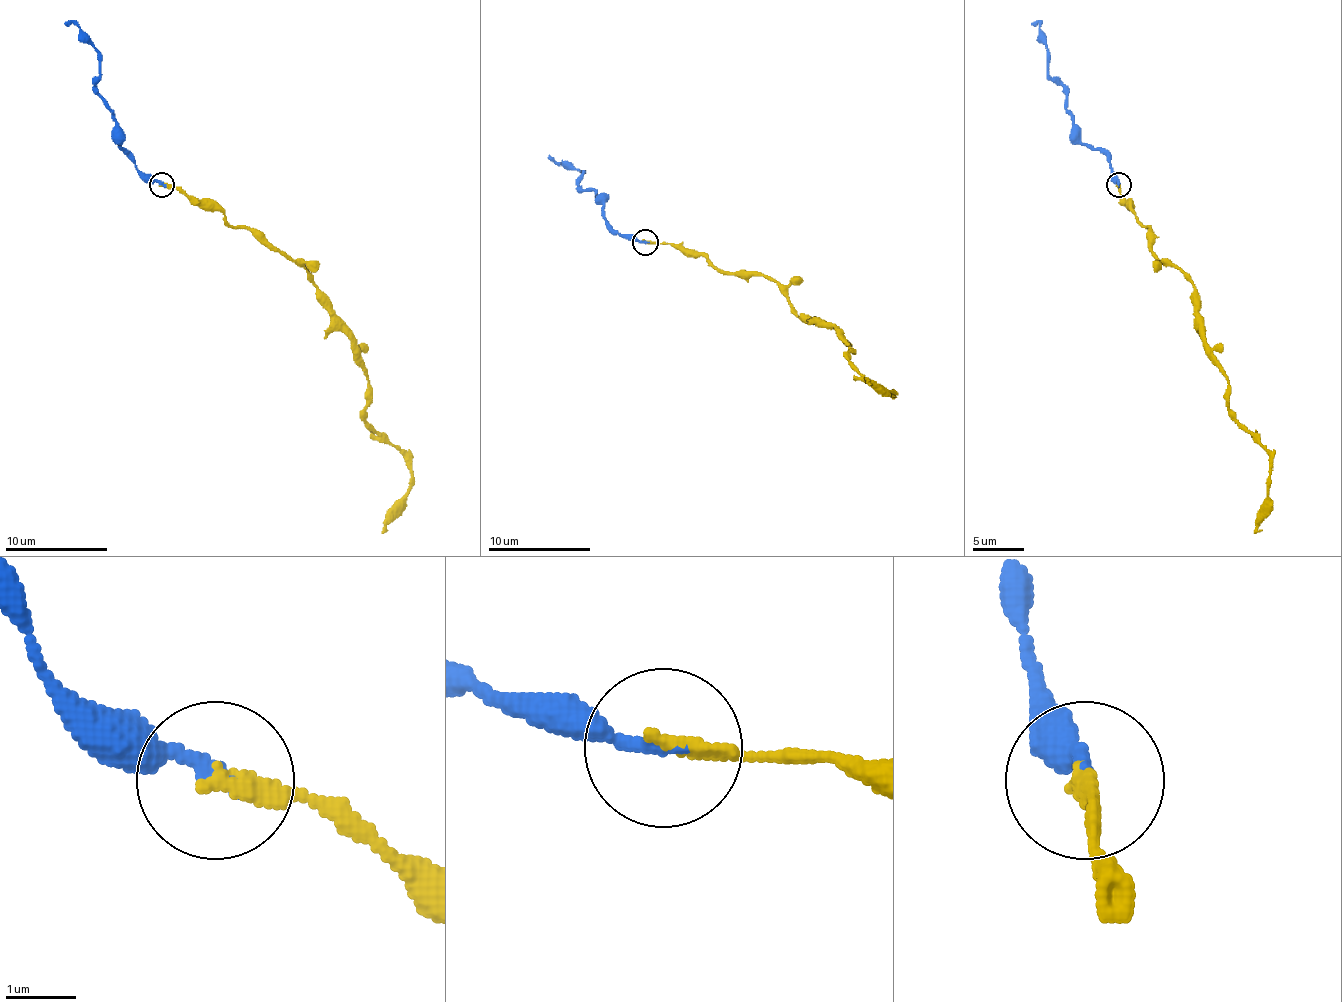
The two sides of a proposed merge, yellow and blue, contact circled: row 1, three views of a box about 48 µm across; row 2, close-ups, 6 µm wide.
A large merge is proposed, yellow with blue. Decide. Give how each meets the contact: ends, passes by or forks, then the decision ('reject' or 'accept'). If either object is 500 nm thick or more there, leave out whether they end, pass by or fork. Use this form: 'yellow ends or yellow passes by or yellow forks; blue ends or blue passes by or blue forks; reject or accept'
yellow ends; blue ends; accept

